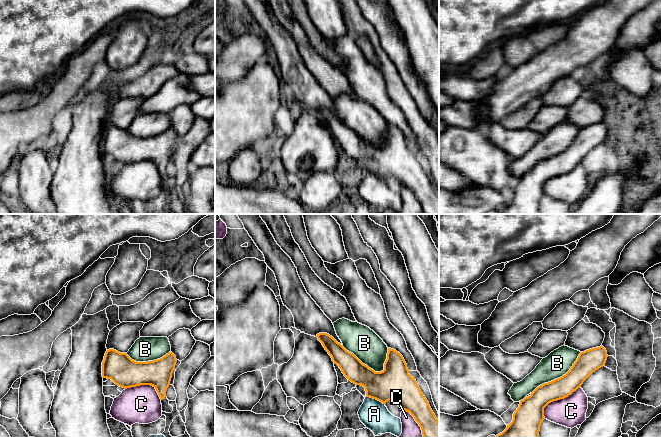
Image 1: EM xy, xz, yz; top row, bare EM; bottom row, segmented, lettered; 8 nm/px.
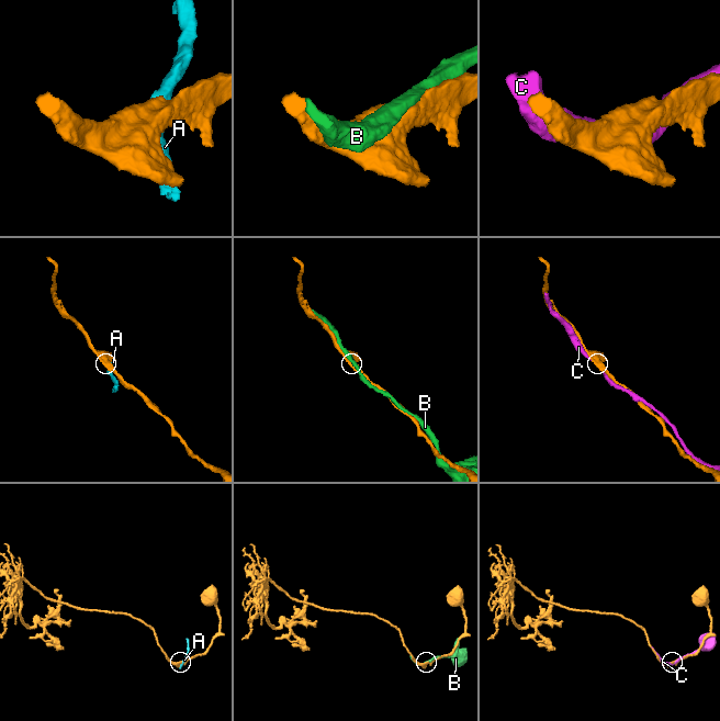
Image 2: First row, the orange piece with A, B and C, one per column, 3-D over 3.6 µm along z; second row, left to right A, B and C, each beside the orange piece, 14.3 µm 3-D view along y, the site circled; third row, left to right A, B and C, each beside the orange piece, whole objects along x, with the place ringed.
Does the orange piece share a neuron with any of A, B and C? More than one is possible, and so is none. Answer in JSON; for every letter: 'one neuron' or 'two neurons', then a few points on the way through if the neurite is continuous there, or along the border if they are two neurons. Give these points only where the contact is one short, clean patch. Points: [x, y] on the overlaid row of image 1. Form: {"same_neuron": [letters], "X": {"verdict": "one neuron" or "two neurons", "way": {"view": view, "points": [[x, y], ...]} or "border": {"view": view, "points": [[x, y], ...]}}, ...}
{"same_neuron": [], "A": {"verdict": "two neurons"}, "B": {"verdict": "two neurons"}, "C": {"verdict": "two neurons"}}

